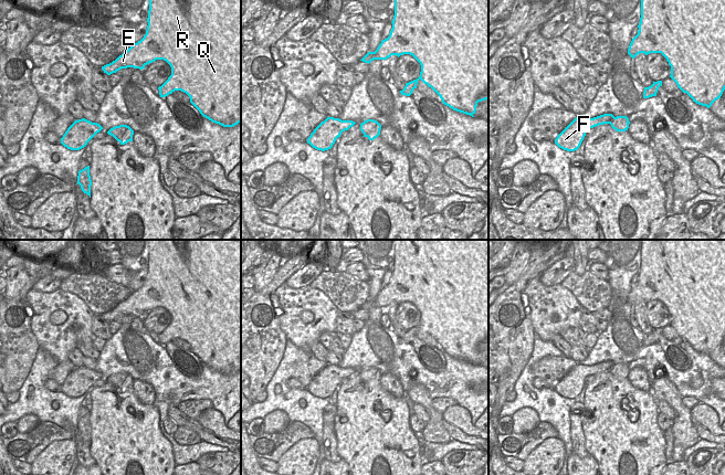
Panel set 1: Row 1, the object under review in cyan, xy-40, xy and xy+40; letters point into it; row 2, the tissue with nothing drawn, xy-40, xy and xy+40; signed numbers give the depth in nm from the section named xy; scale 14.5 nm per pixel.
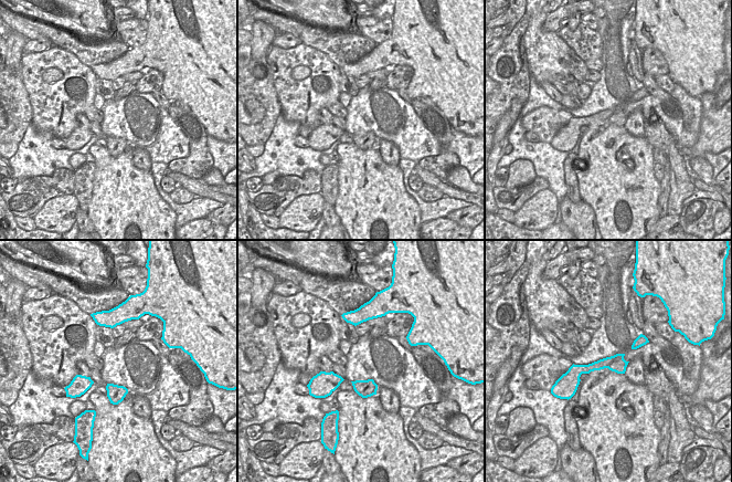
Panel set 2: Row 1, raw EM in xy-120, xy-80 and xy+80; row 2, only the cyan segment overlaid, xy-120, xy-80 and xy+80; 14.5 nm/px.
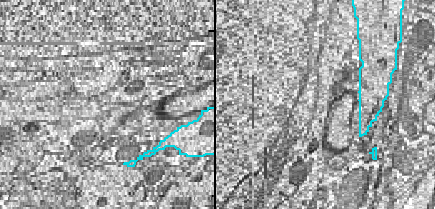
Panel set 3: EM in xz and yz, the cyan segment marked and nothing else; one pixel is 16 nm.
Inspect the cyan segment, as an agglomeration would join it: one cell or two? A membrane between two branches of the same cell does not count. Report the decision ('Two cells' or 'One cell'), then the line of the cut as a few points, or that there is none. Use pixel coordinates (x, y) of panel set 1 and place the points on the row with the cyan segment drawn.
Two cells. Split along xy+40 (652, 84), (655, 95)

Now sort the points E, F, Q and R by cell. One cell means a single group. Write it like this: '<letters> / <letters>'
E Q R / F

